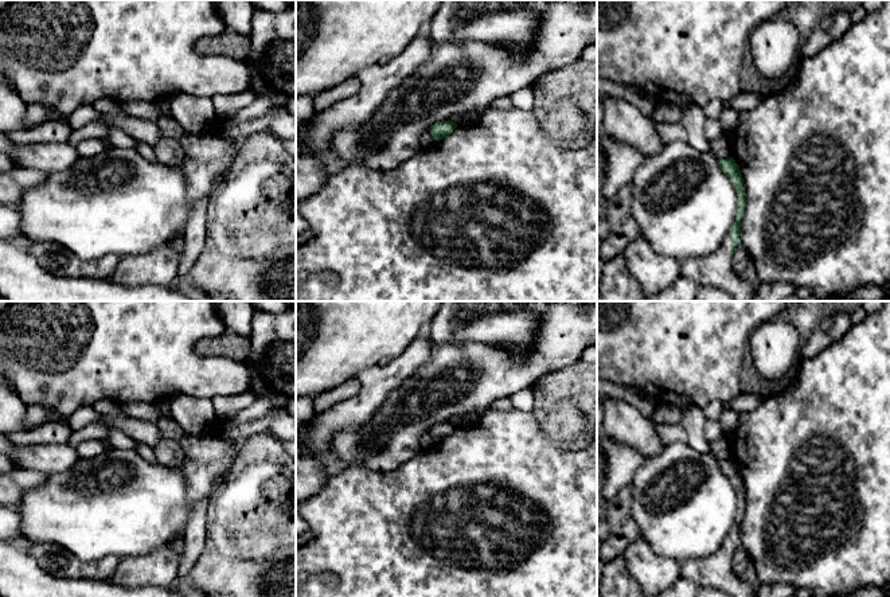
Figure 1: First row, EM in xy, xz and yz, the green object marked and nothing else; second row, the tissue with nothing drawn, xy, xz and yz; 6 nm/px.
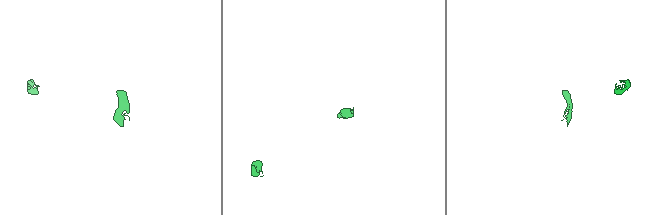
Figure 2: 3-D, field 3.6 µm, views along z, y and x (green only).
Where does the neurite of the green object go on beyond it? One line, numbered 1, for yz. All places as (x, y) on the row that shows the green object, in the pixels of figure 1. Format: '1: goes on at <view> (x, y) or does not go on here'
1: goes on at yz (715, 269)

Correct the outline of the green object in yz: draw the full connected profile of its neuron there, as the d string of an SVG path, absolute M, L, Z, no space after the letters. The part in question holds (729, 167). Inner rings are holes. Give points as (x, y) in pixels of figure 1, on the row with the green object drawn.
M733 157L719 159L722 172L734 184L738 196L735 222L717 251L707 257L688 258L682 262L680 276L702 286L715 286L729 292L734 301L753 301L757 286L731 268L731 255L738 245L739 227L746 208L746 190L738 164Z

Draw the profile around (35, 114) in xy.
M34 104L28 105L26 110L26 125L28 129L39 128L48 120L65 121L71 129L79 129L91 121L101 121L110 132L109 143L117 148L133 148L137 149L137 140L121 130L120 128L112 126L105 121L105 114L99 113L93 108L91 104L82 105L74 110L70 116L63 117L56 110L50 109L44 105Z

